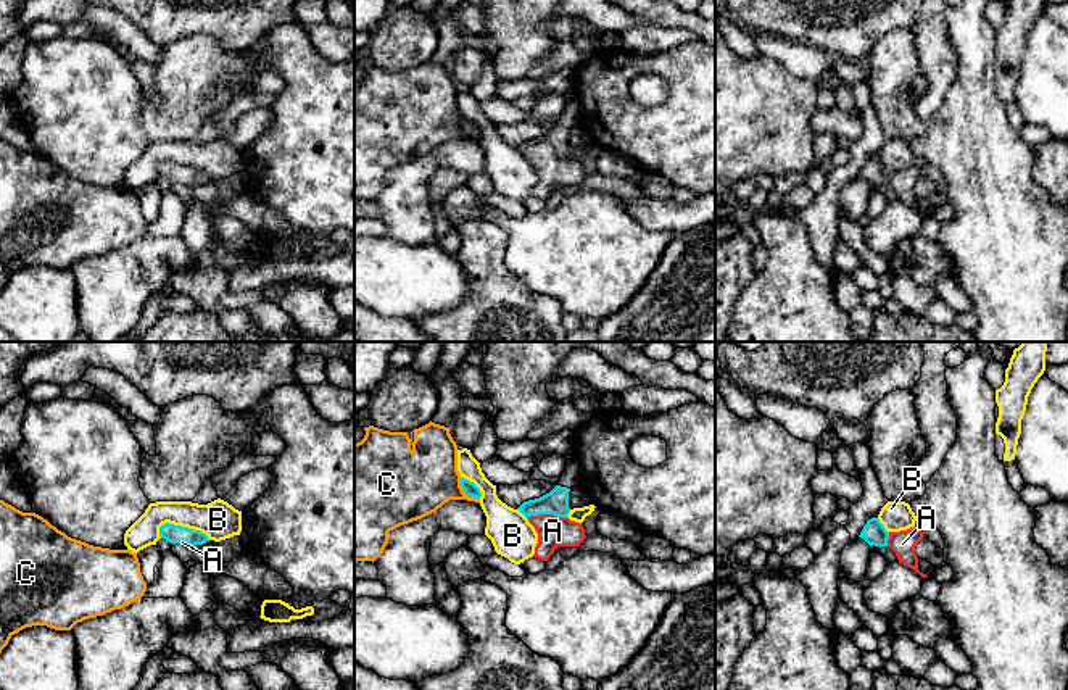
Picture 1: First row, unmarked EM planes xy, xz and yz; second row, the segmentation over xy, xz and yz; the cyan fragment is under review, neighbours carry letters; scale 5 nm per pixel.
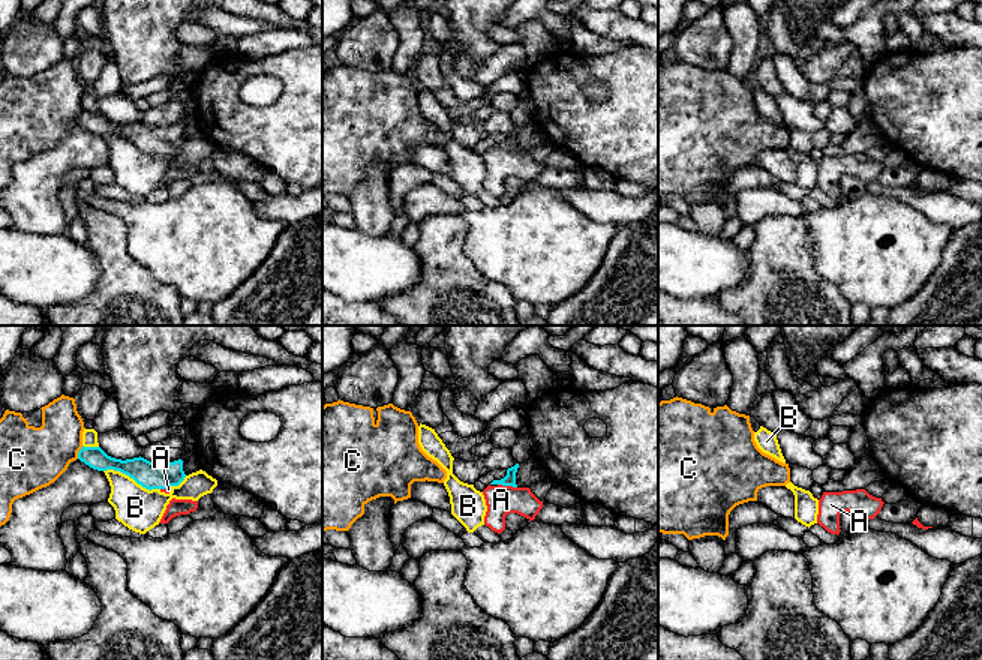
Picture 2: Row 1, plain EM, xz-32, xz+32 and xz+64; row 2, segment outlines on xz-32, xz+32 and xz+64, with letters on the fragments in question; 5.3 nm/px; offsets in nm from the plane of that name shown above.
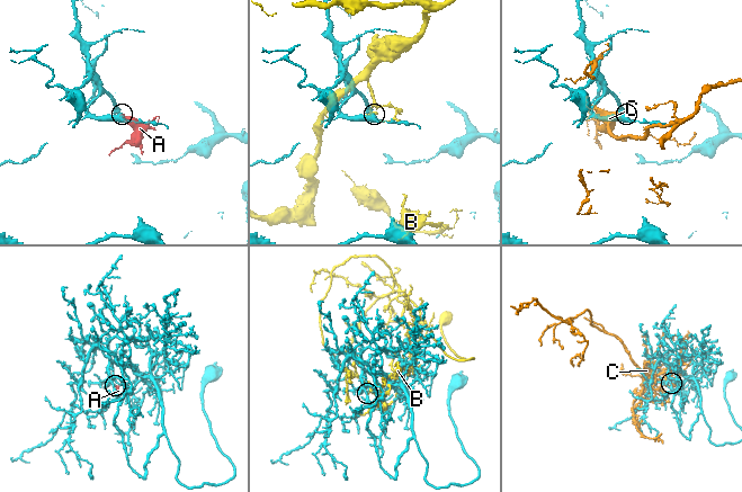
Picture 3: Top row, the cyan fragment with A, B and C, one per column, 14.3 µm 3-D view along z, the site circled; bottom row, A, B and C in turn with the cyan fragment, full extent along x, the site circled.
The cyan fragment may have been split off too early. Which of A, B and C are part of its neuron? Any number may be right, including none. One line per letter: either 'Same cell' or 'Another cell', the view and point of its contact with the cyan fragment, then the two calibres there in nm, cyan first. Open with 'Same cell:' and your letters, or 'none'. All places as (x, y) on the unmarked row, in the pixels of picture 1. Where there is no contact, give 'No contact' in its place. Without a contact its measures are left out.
Same cell: A
A: Same cell. Touches cyan at xz (546, 152). Thickness 120 nm (cyan) against 150 nm
B: Another cell. Touches cyan at xy (184, 166). Thickness 100 nm (cyan) against 190 nm
C: Another cell. Touches cyan at xz (464, 131). Thickness 70 nm (cyan) against 340 nm

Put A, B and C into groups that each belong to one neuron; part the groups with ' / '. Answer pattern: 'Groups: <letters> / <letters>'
Groups: A / B / C

